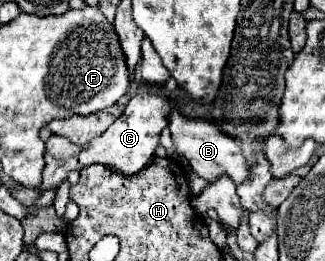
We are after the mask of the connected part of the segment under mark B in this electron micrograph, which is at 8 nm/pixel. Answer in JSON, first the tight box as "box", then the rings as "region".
{"box":[168,110,250,184],"region":[[[172,110],[168,116],[168,126],[172,132],[172,142],[176,146],[178,158],[184,158],[190,164],[190,168],[204,180],[216,180],[218,174],[228,174],[236,184],[240,184],[248,178],[250,164],[242,156],[238,140],[230,138],[228,134],[222,134],[222,130],[218,130],[218,126],[214,126],[212,120],[188,118],[178,110]]]}

